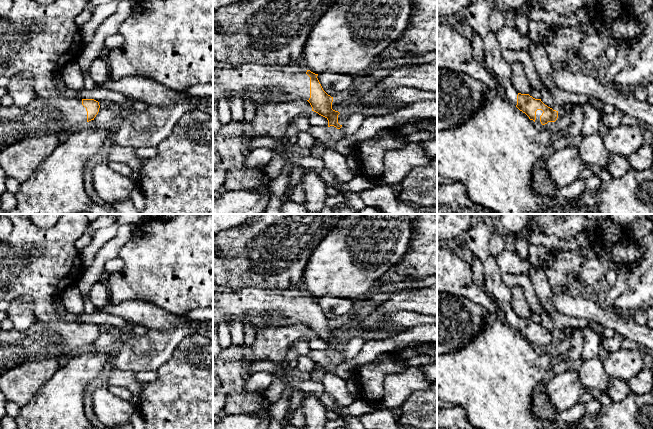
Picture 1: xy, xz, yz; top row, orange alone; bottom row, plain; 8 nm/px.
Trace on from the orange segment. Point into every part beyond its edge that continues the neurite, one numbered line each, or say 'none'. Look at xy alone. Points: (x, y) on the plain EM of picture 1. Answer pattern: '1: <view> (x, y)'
1: xy (57, 339)

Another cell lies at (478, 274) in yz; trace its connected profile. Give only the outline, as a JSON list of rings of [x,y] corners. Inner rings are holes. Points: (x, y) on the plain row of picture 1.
[[[477,257],[472,265],[472,272],[474,283],[479,287],[484,288],[484,271],[482,264]]]

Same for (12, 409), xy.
[[[7,401],[5,404],[5,409],[6,409],[6,414],[15,419],[19,413],[20,407],[14,402]]]

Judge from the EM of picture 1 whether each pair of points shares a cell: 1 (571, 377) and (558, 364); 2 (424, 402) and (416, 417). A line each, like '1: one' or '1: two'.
1: two
2: one

